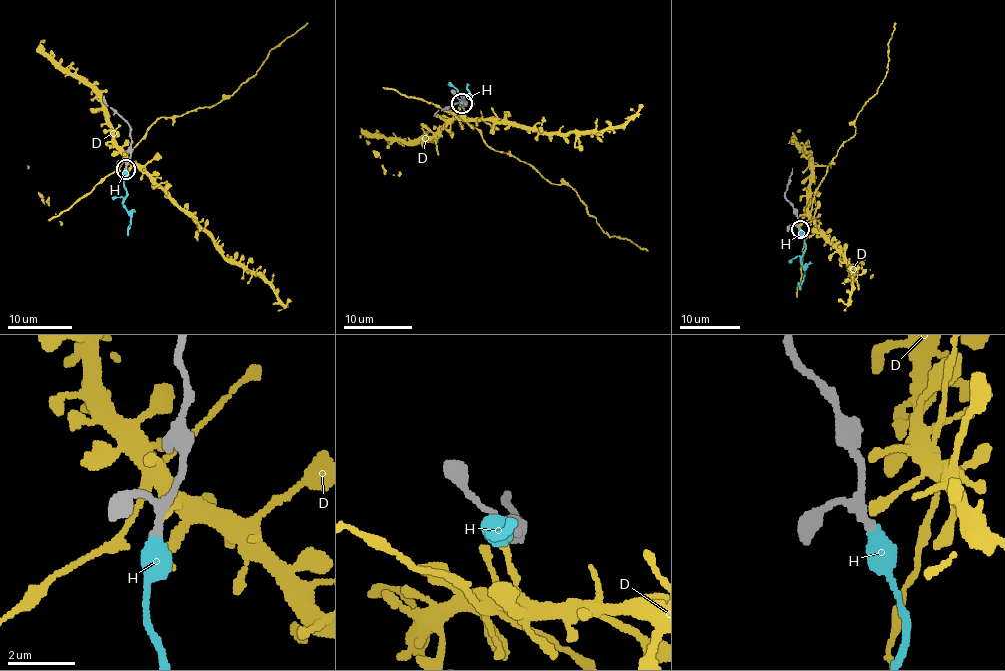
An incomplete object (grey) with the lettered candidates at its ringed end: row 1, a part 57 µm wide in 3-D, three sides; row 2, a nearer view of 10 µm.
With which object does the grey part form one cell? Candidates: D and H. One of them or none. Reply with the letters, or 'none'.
H

